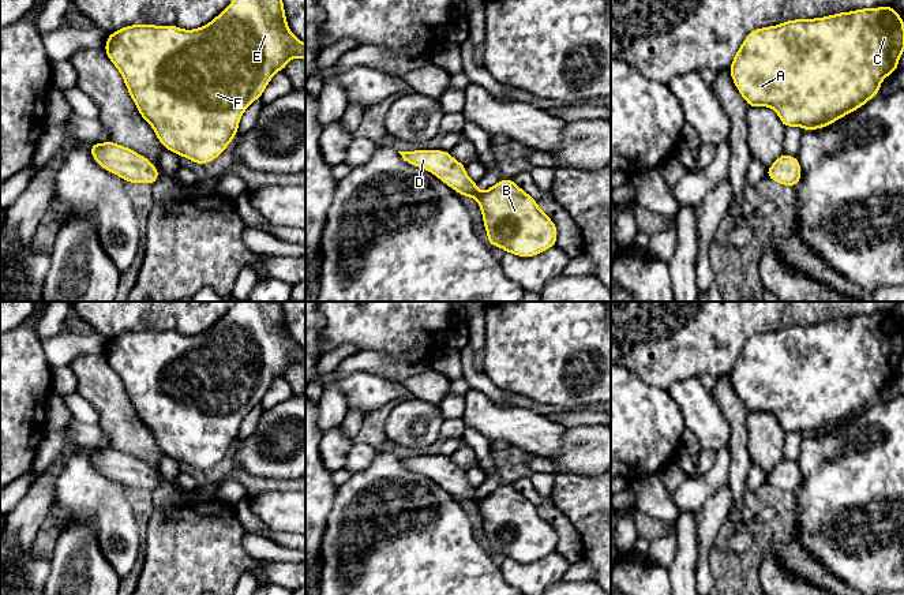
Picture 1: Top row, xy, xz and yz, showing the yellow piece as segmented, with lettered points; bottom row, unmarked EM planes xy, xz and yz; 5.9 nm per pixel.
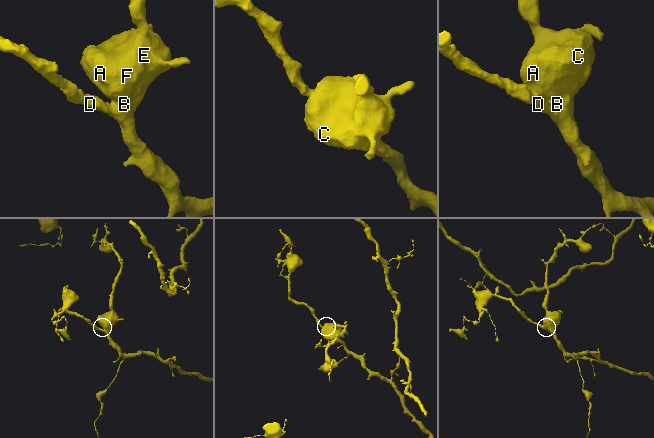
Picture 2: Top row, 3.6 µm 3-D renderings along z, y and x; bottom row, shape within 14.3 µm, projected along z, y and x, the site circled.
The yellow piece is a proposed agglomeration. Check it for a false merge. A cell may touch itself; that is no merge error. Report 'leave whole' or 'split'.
leave whole

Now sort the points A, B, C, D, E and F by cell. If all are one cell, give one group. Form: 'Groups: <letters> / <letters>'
Groups: A B C D E F

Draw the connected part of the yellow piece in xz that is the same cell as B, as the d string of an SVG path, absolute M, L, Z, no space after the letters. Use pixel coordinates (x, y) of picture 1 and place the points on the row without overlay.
M412 456L398 459L404 467L435 480L459 501L477 505L489 551L500 553L506 558L524 564L539 561L556 551L558 534L555 528L537 512L537 506L518 493L511 483L506 483L484 498L480 498L477 487L466 482L466 471L453 464L450 457Z

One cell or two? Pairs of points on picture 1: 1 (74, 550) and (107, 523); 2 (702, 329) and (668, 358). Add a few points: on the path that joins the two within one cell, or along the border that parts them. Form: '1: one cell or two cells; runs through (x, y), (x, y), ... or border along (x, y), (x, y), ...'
1: two cells; border along (66, 528), (93, 519), (98, 546), (109, 561)
2: one cell; runs through (694, 333), (676, 351)

